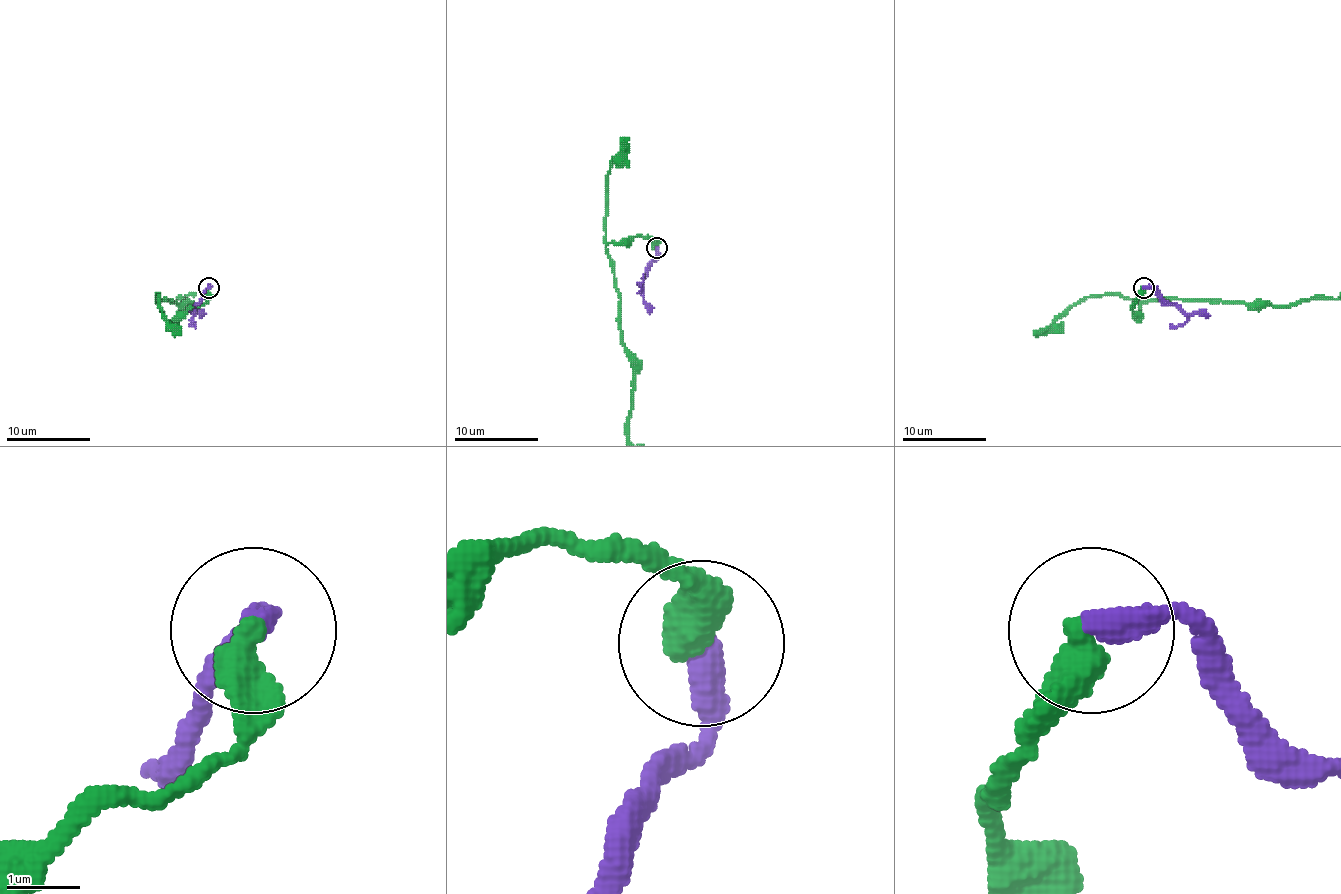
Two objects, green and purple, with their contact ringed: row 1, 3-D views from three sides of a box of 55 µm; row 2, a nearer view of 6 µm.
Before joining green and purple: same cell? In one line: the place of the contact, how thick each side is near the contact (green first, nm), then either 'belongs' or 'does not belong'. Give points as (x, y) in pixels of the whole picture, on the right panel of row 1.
(1143, 288) | 480/400 nm | does not belong

